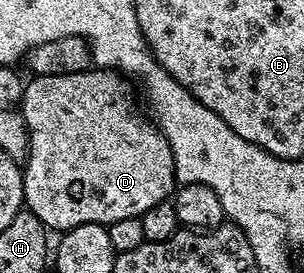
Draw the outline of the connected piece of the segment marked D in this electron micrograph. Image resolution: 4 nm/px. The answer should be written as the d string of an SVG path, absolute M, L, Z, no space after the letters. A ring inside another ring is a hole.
M97 67L85 73L34 75L25 82L20 112L28 127L30 151L22 169L22 196L25 208L47 230L65 231L81 225L108 227L116 219L142 217L148 207L156 207L175 192L172 147L149 116L134 113L129 84L121 72Z

